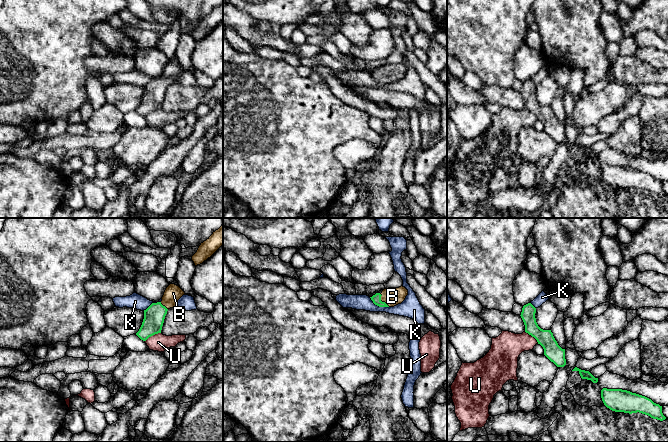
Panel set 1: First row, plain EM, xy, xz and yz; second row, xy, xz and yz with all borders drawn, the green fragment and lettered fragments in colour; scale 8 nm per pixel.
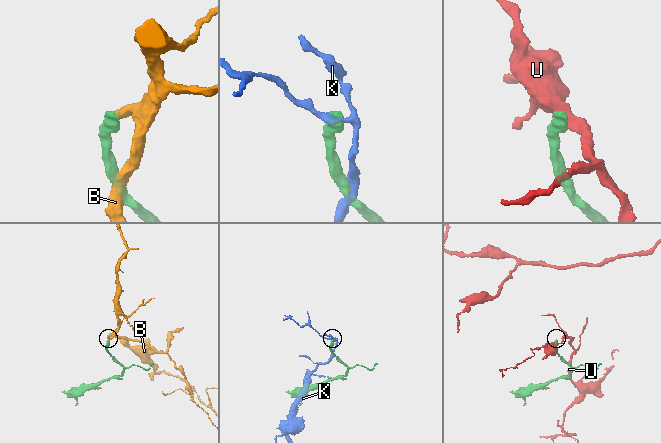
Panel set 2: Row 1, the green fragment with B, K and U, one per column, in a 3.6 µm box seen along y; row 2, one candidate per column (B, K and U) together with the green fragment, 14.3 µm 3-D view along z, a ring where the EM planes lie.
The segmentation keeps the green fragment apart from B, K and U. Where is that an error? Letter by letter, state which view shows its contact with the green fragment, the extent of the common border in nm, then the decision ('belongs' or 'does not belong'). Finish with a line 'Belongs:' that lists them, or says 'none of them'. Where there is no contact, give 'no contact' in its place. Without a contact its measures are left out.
B: xz | 130 nm | belongs
K: xz | 180 nm | does not belong
U: xy | 150 nm | does not belong
Belongs: B

